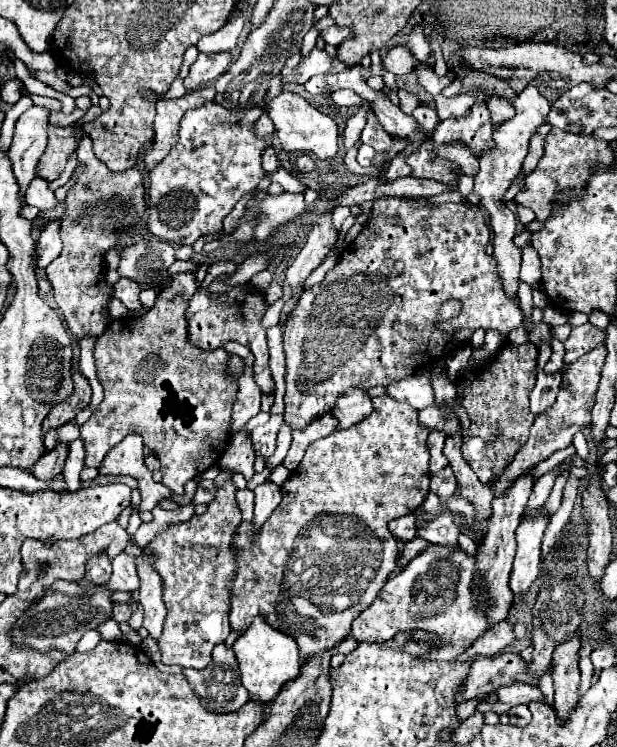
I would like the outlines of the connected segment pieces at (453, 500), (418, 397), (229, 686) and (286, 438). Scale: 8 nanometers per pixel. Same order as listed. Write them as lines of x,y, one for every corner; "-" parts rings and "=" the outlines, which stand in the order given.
451,495
449,499
447,499
447,507
449,507
449,511
451,513
465,513
465,515
475,515
473,513
473,509
471,509
471,505
467,505
463,499
459,499
459,497
455,497
455,495
=
433,367
423,377
415,377
415,375
403,377
403,381
397,381
397,383
385,387
387,395
395,397
399,401
405,401
405,403
409,403
415,409
425,409
425,407
433,405
433,401
435,401
433,389
431,389
431,377
435,373
443,373
443,371
445,369
441,369
441,367
=
221,643
221,645
217,645
213,649
213,661
211,661
211,665
207,669
201,669
201,671
183,669
183,675
187,677
191,689
199,697
201,705
207,711
211,711
211,713
231,713
231,711
237,711
251,699
247,689
243,689
243,685
239,681
239,669
237,669
235,653
225,643
=
287,423
281,425
281,431
279,431
279,437
277,437
277,449
275,453
267,459
265,467
267,469
275,469
277,465
281,465
281,461
285,459
287,451
289,451
289,445
291,445
291,427

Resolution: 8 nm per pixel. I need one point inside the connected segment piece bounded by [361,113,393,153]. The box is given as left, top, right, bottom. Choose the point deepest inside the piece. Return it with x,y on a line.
373,134

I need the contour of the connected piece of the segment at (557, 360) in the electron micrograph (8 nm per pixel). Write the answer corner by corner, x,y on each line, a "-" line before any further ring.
555,349
555,351
551,353
551,359
547,361
547,365
543,367
543,371
545,371
547,375
553,375
553,373
561,373
561,371
563,371
563,351

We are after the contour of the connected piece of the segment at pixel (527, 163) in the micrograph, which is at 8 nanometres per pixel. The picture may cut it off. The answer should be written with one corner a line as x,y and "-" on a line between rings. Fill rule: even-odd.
538,134
533,135
529,142
528,153
524,159
524,163
521,166
523,175
526,176
535,169
539,159
544,153
544,144
544,137

